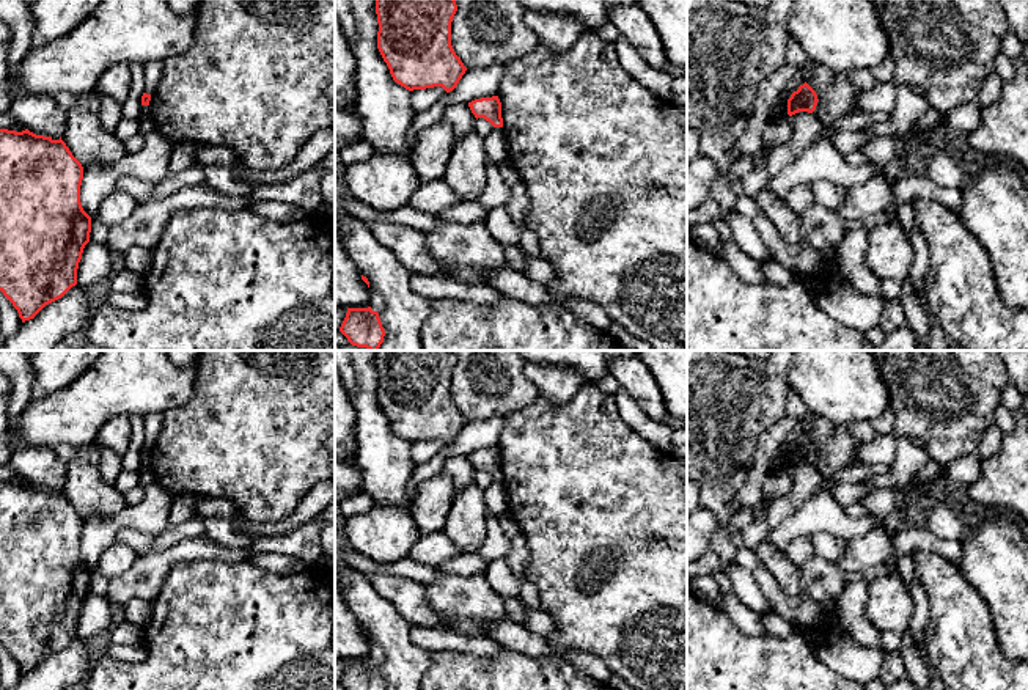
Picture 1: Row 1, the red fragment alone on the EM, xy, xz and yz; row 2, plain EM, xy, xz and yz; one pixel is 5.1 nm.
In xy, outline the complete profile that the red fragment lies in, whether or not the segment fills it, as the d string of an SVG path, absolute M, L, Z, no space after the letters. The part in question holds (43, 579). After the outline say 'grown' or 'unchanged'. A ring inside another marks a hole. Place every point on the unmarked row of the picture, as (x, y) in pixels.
M0 481L0 643L17 662L22 674L61 651L77 637L77 621L90 594L91 569L80 555L83 519L66 495L52 489Z | unchanged

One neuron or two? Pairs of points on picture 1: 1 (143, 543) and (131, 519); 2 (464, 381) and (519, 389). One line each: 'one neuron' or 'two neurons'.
1: two neurons
2: one neuron

